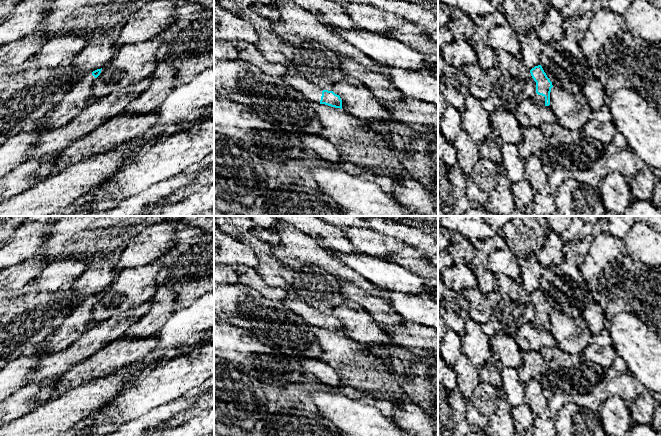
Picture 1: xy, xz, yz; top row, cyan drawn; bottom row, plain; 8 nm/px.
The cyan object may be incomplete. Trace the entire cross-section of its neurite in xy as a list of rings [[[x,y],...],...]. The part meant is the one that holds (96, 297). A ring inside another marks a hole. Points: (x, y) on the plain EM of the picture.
[[[102,292],[84,299],[64,319],[60,327],[35,347],[38,349],[38,353],[43,355],[45,352],[53,353],[62,350],[75,342],[80,335],[96,324],[92,318],[92,311],[101,294]]]

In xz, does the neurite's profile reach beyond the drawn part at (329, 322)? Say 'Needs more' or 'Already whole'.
Needs more

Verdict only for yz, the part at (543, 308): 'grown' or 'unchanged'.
grown

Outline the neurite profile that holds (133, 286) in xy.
[[[154,262],[117,273],[115,280],[95,303],[92,311],[93,321],[102,322],[150,301],[159,288],[159,271],[160,266]]]

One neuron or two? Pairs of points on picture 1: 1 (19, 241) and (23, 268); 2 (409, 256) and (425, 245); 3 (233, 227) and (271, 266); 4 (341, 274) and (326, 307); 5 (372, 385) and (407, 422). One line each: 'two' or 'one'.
1: two
2: two
3: two
4: two
5: two

